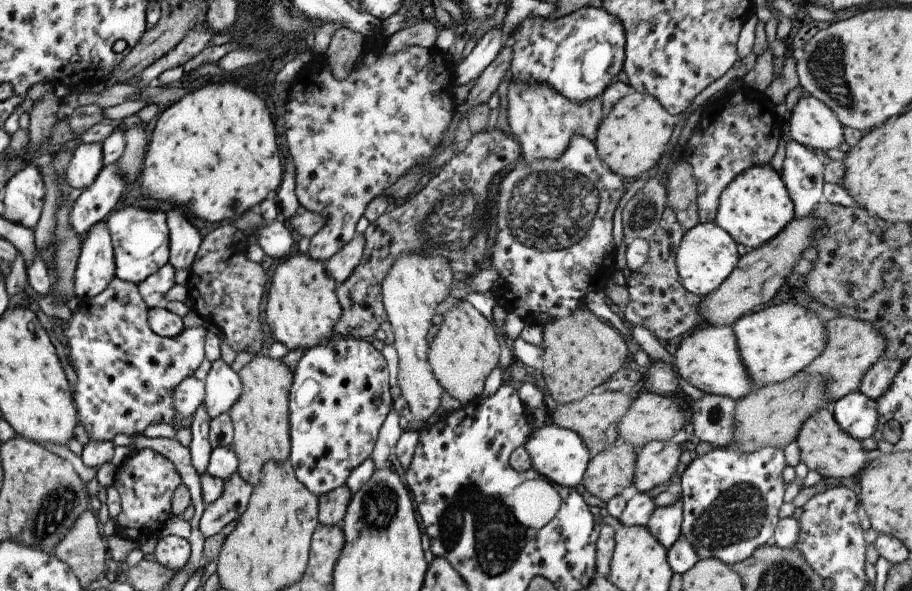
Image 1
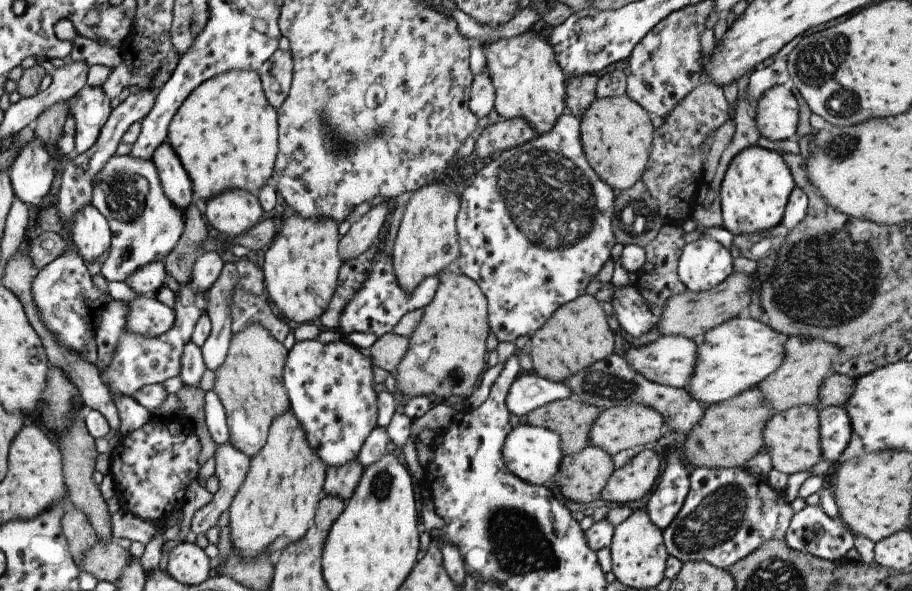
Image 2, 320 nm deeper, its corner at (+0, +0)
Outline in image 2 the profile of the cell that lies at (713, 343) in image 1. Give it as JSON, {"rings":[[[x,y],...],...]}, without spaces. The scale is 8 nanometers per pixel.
{"rings":[[[659,335],[648,343],[627,343],[623,360],[649,382],[681,389],[692,376],[697,341],[681,335]]]}

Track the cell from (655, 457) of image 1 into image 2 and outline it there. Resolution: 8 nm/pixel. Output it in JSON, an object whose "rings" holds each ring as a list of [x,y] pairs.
{"rings":[[[650,447],[638,452],[627,464],[611,471],[599,499],[607,500],[613,506],[641,500],[654,488],[653,484],[659,476],[659,466],[659,458]]]}

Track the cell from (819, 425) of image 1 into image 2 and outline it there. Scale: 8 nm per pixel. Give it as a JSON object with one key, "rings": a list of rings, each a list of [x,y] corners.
{"rings":[[[799,405],[771,414],[762,430],[763,452],[769,455],[771,466],[777,472],[789,476],[795,472],[808,471],[820,458],[819,408]]]}

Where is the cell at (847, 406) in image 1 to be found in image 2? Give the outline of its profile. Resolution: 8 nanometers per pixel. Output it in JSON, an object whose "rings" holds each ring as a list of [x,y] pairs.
{"rings":[[[821,407],[818,411],[820,458],[836,464],[847,446],[852,426],[845,409]]]}

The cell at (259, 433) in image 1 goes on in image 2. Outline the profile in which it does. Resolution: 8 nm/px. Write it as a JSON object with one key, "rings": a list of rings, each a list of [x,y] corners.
{"rings":[[[247,324],[242,331],[230,336],[223,362],[214,372],[212,391],[219,398],[226,425],[228,441],[233,448],[251,458],[259,452],[267,436],[271,421],[289,409],[289,401],[282,383],[282,370],[287,350],[275,340],[262,324]]]}

